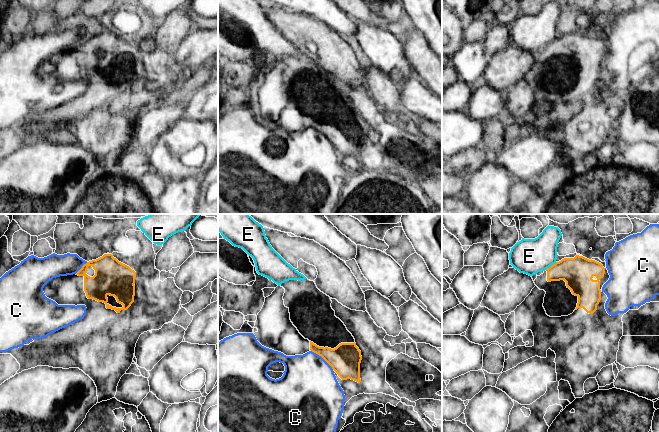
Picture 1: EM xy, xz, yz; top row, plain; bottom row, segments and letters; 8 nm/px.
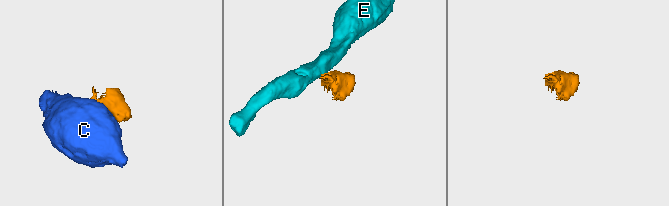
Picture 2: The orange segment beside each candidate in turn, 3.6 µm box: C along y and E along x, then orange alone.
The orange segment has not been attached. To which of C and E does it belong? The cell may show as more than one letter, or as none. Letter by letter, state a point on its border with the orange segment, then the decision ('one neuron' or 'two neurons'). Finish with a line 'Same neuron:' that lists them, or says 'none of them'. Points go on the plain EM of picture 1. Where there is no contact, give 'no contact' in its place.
C: meets orange in xz at (322, 133); two neurons
E: meets orange in yz at (550, 42); two neurons
Same neuron: none of them

